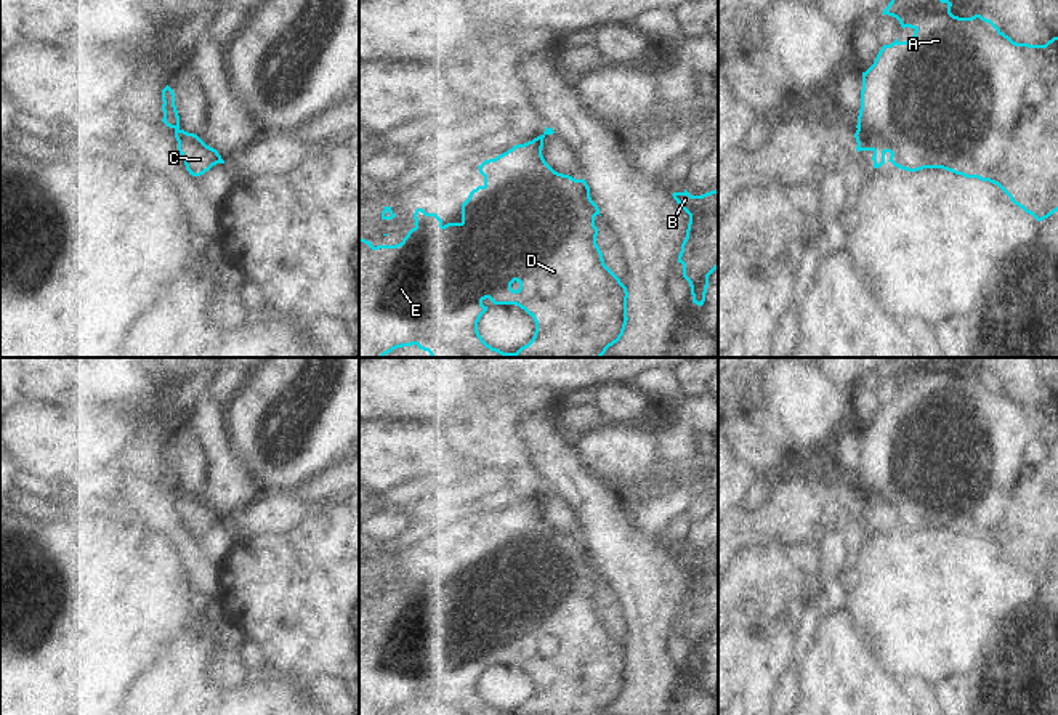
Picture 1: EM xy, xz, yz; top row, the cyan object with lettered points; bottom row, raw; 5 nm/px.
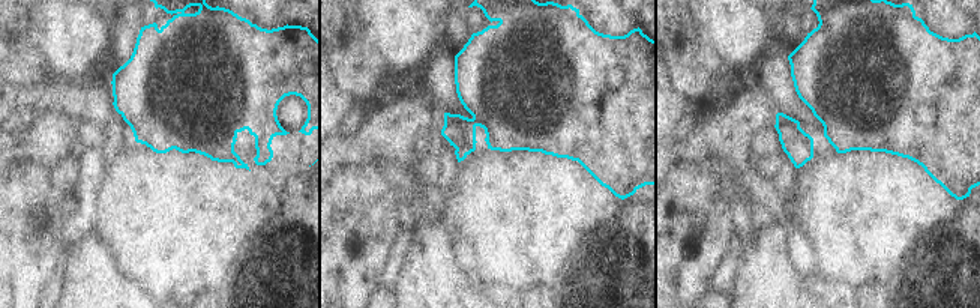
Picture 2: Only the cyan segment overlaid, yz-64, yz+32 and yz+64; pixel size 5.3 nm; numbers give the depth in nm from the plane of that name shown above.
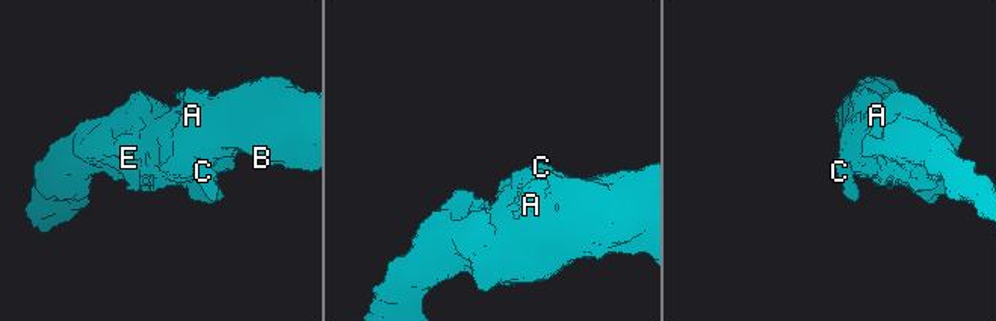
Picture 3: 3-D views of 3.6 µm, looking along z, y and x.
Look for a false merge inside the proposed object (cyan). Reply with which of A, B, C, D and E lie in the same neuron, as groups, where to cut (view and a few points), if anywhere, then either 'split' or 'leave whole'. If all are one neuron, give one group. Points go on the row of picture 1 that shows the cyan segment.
A B D E / C; cut in yz along (858, 129), (874, 135), (885, 151); split

